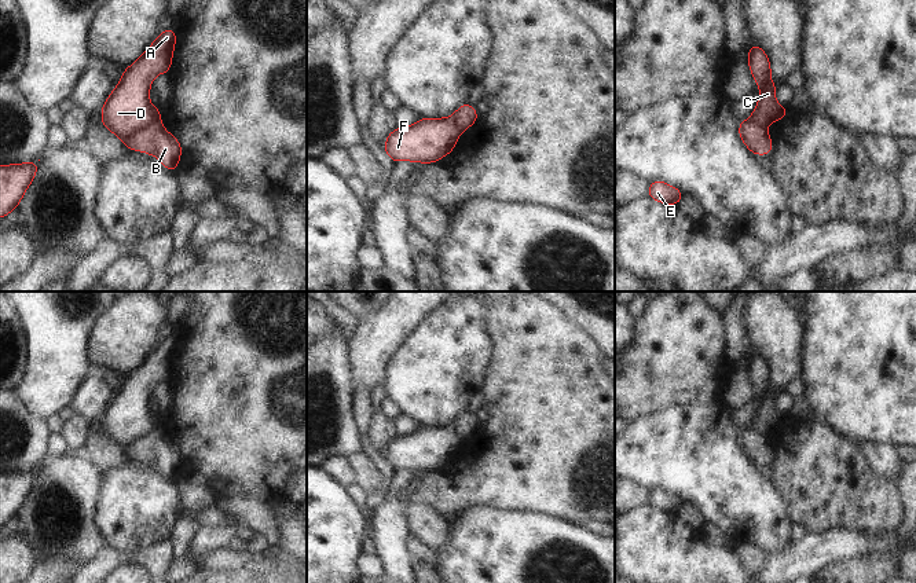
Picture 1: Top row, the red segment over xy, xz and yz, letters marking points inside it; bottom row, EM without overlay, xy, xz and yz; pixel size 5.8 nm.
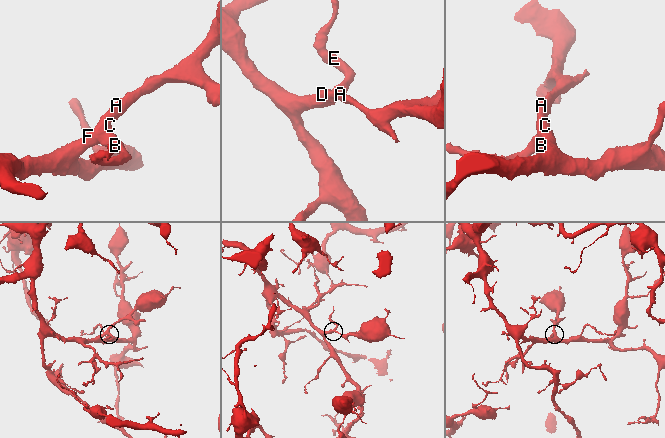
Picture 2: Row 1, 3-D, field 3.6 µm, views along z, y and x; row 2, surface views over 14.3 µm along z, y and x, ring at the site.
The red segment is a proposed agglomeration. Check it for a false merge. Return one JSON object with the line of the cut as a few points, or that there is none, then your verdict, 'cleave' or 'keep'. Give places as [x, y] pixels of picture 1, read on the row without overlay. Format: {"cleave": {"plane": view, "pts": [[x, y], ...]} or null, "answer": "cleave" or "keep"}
{"cleave": {"plane": "xy", "pts": [[158, 425], [123, 447]]}, "answer": "cleave"}

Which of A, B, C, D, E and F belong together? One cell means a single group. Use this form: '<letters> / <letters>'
A C D F / B E

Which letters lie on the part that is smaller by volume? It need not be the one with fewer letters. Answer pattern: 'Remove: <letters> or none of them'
Remove: B, E

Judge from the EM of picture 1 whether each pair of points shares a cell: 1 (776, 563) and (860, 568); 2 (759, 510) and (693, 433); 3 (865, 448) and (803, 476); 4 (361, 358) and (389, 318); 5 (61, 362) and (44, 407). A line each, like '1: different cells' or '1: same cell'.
1: different cells
2: same cell
3: different cells
4: same cell
5: same cell

